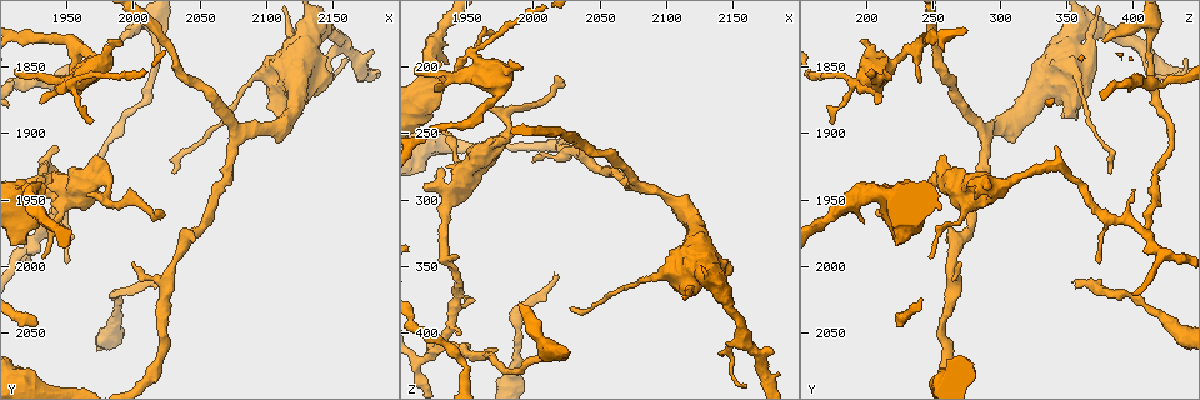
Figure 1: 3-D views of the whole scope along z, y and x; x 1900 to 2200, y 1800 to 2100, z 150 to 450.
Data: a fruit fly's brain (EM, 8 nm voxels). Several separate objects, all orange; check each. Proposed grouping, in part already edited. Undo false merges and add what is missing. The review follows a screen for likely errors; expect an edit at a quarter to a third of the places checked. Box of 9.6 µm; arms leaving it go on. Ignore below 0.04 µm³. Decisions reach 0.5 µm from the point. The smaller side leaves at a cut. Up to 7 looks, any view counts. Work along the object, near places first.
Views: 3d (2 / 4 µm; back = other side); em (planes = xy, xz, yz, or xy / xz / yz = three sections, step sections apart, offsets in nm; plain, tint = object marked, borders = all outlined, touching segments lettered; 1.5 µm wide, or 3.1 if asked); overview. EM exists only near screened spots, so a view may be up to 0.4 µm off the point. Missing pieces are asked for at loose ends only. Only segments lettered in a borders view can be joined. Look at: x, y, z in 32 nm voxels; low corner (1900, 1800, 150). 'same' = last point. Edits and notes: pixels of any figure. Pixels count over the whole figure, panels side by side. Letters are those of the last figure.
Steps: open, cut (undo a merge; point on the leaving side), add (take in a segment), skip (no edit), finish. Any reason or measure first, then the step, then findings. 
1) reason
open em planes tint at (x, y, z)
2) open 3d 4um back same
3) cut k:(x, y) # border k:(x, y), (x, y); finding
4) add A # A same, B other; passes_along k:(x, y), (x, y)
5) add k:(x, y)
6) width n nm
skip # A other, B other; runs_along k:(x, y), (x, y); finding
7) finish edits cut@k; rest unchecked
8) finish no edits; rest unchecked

open em xz step 4 tint at (2016, 2016, 356)

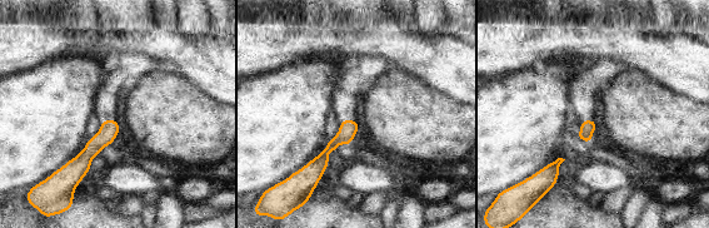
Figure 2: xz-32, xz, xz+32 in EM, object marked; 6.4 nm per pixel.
open em xz step 4 borders same

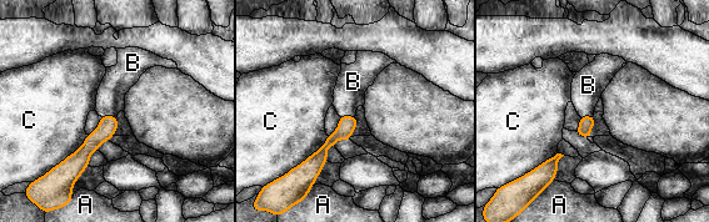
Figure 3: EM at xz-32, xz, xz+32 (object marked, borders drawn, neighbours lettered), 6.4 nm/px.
longest_contact C 380 nm
add B # A other, B same, C other; passes_along 3:(108, 125), (109, 116), (110, 100); it goes on there

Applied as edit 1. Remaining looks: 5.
open overview

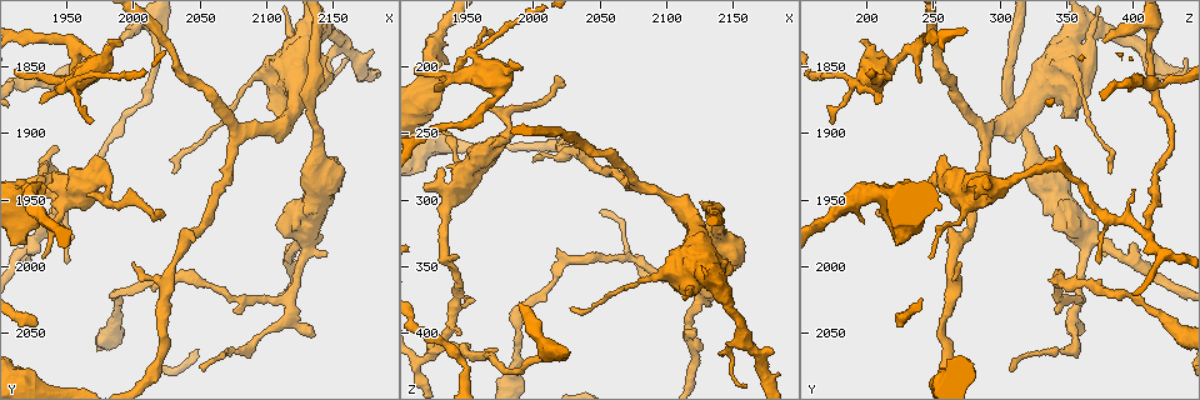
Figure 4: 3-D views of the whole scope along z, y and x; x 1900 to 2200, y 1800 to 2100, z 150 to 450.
long arm stops here
open em xz step 8 tint at (2028, 1928, 382)

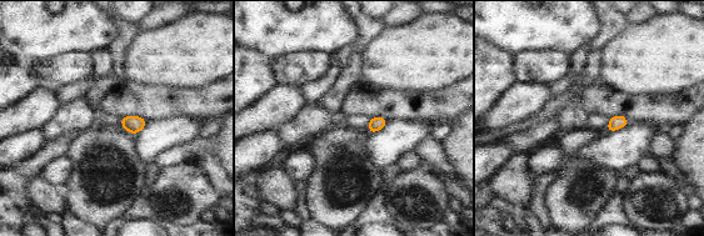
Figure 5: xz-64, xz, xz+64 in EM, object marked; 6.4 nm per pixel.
open em xz step 8 borders same

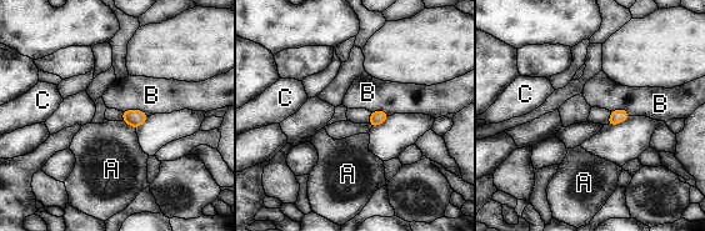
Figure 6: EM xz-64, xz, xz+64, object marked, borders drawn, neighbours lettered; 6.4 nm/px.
skip # A other, B other, C other; no lettered segment goes on from it

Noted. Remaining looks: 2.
finish edits add@3; rest unchecked

